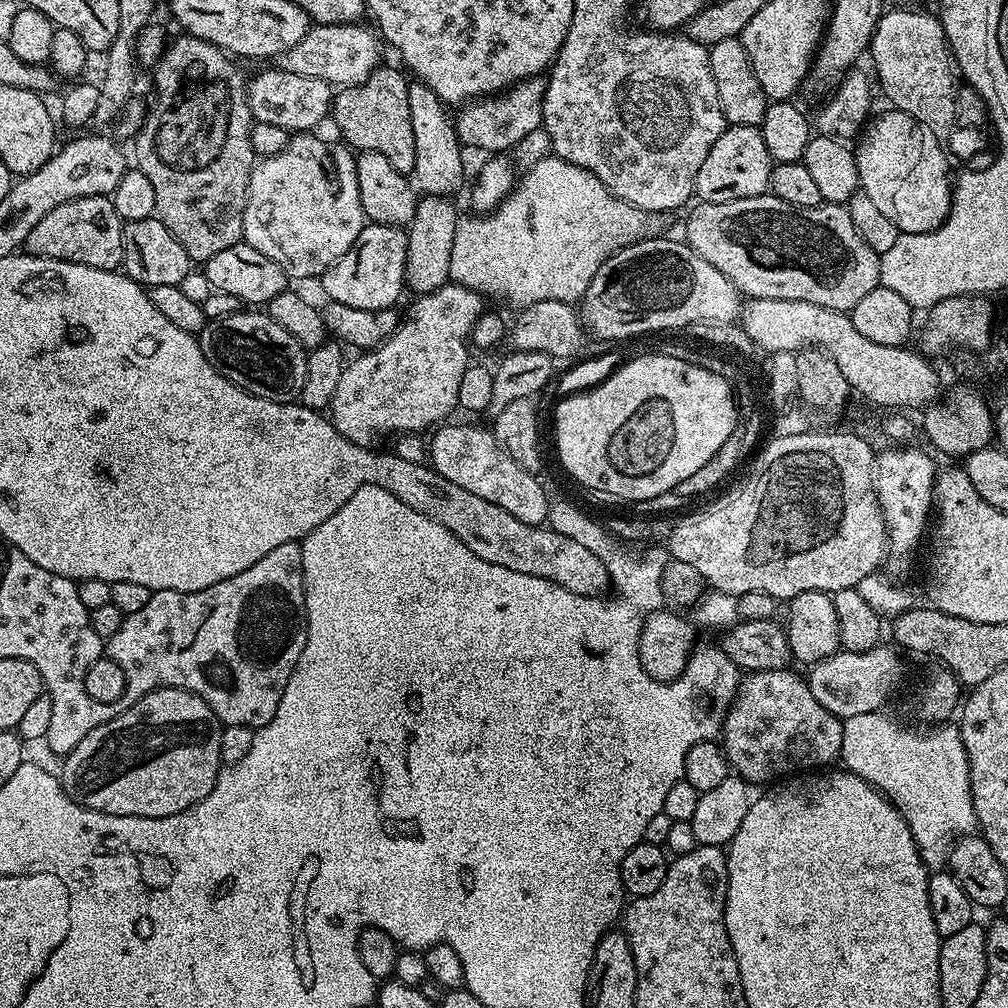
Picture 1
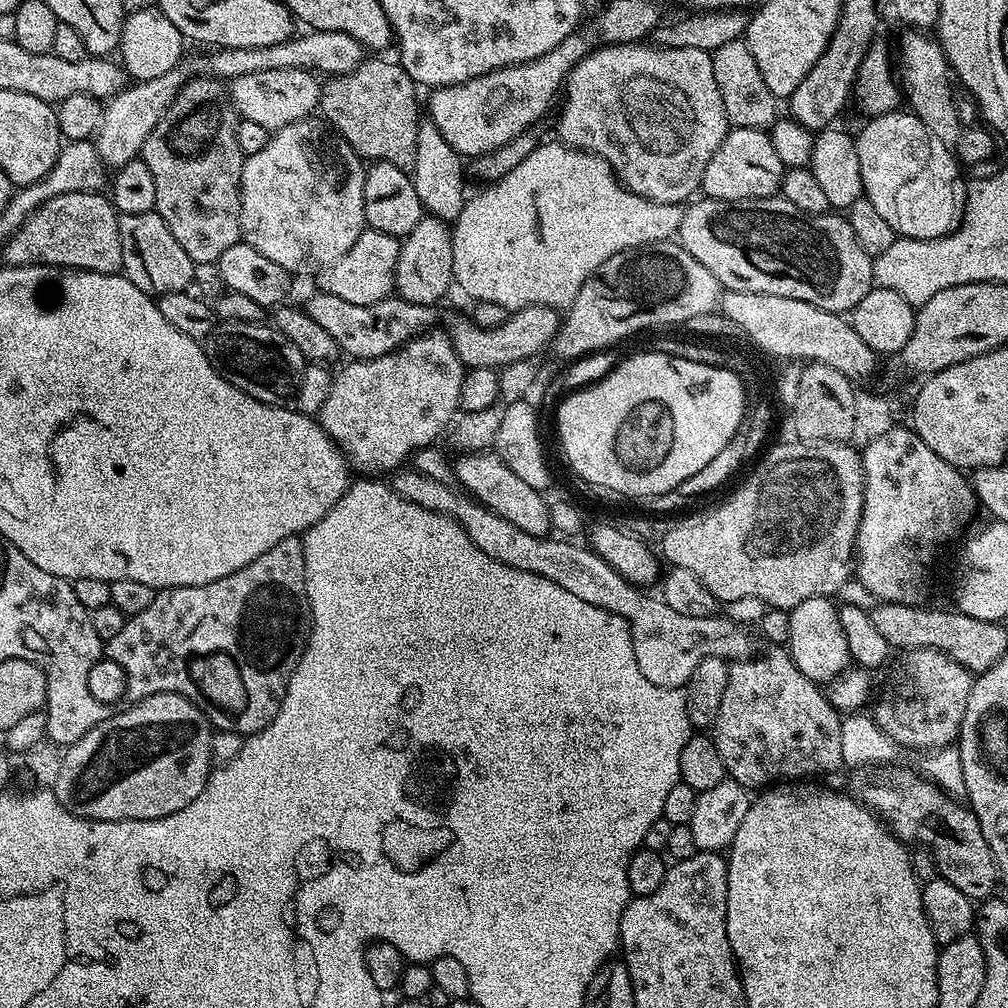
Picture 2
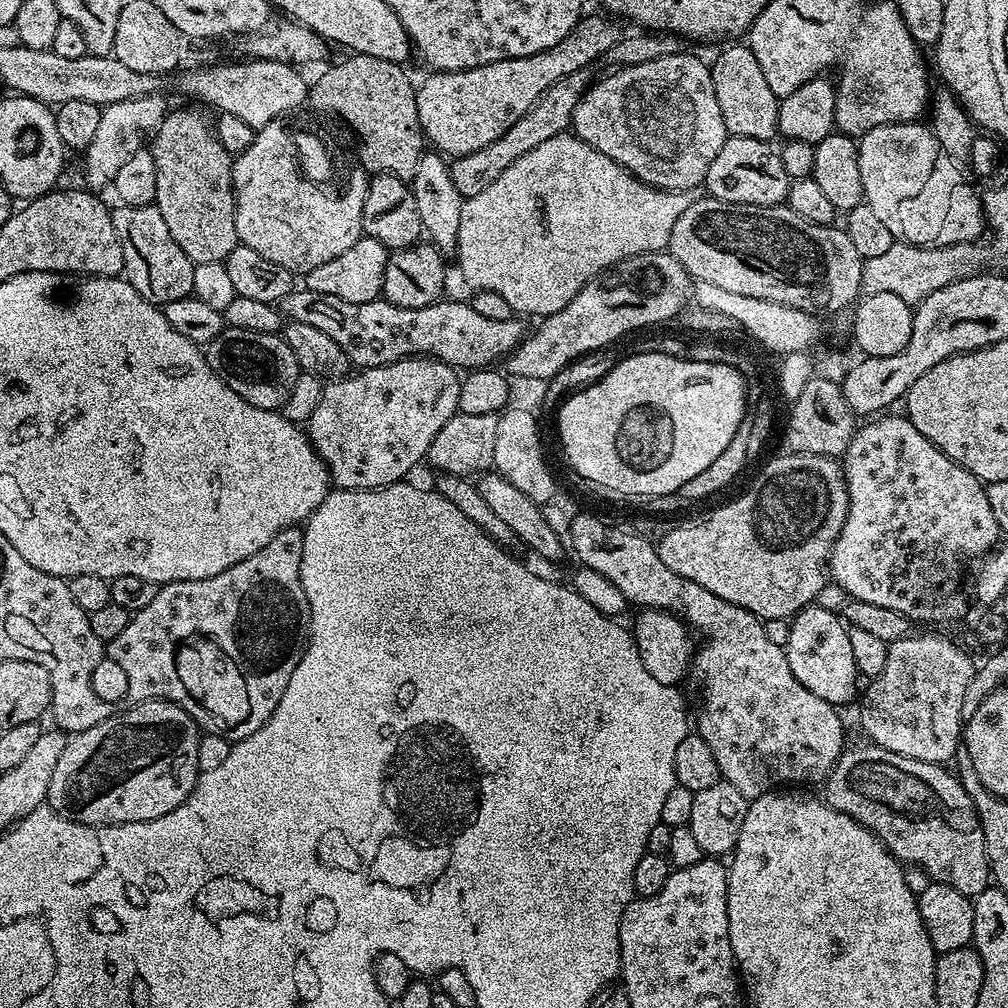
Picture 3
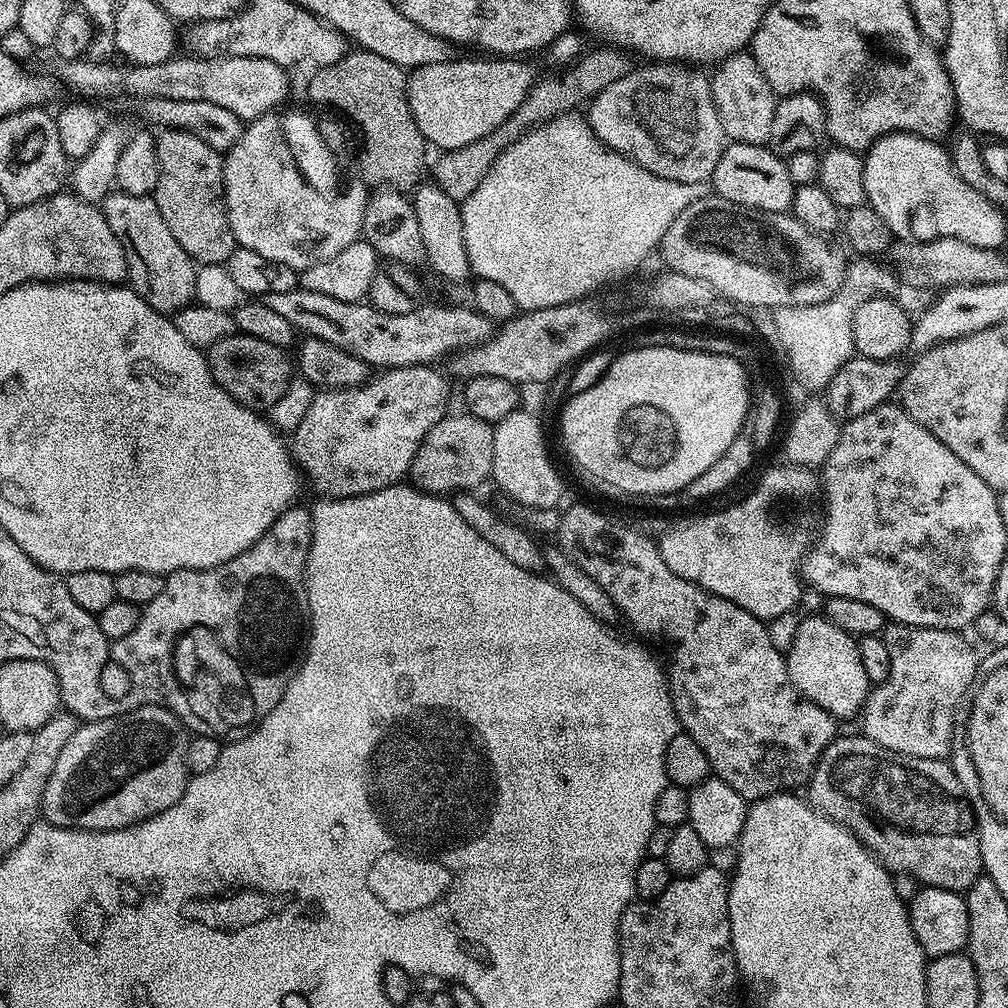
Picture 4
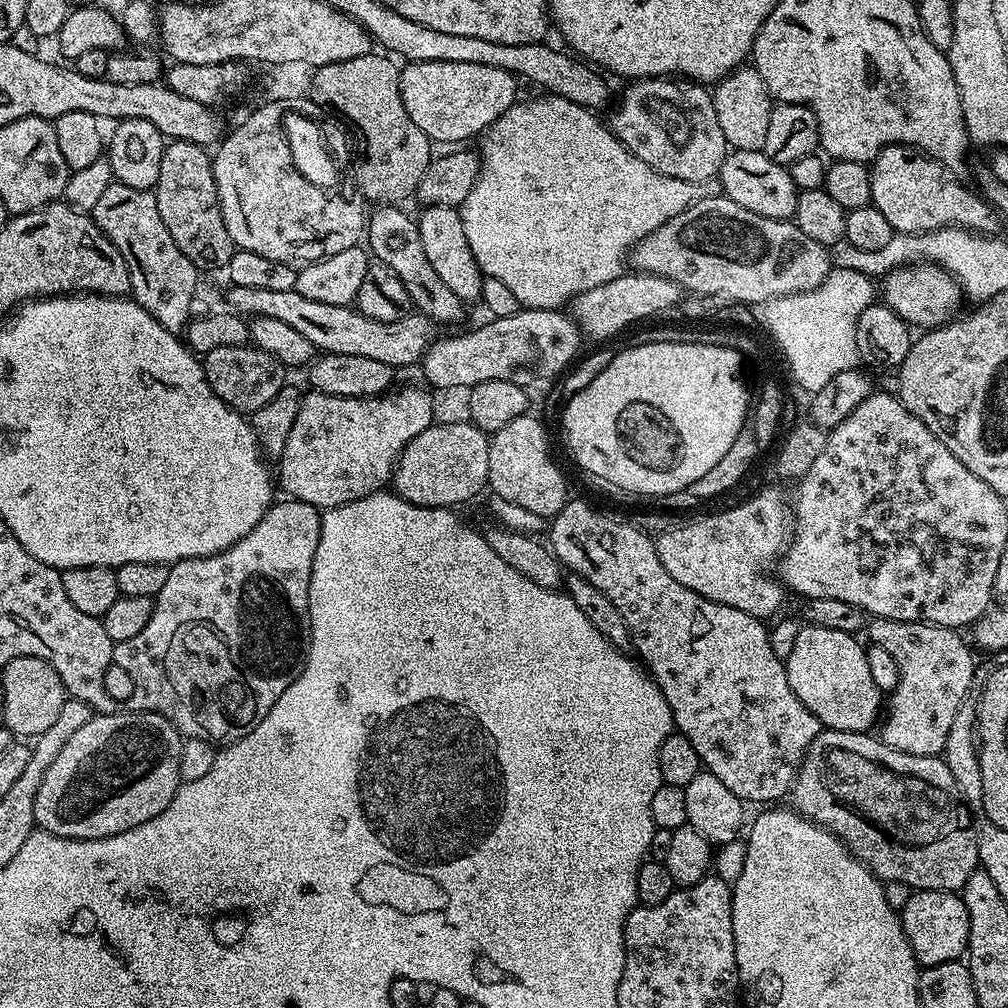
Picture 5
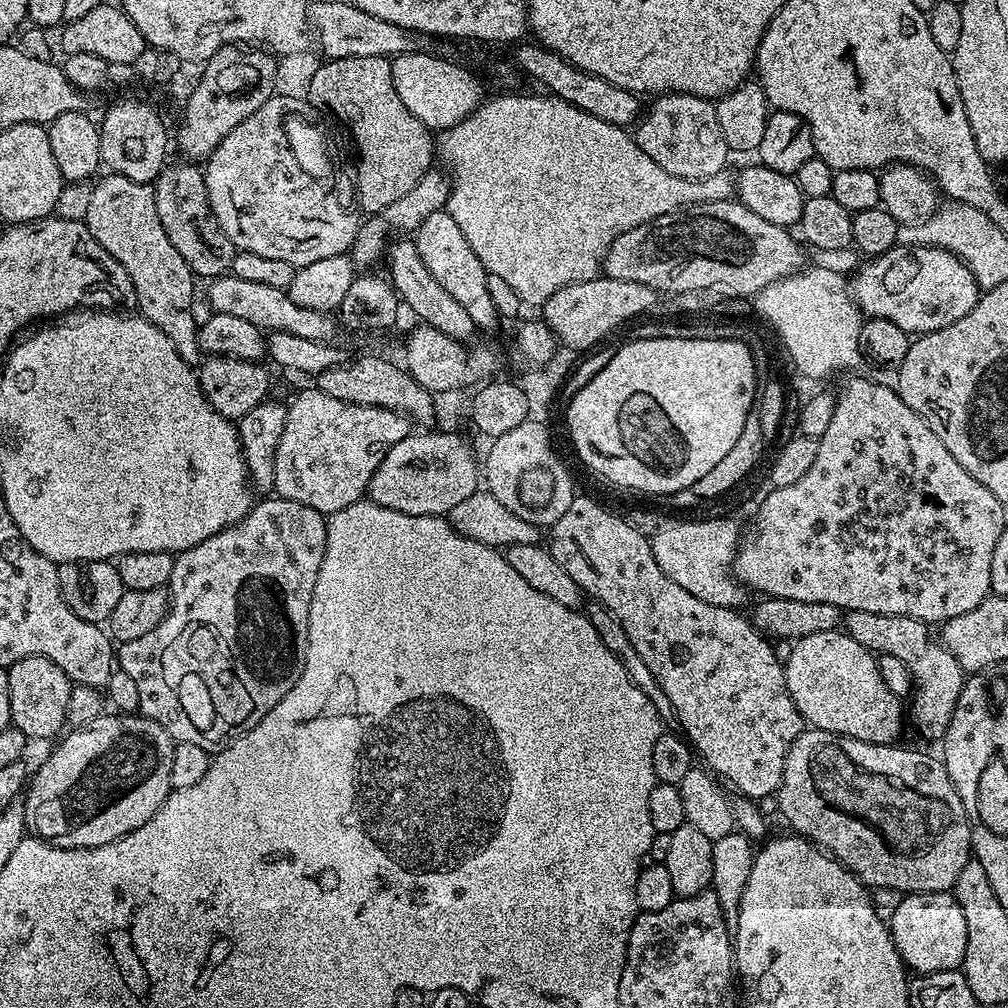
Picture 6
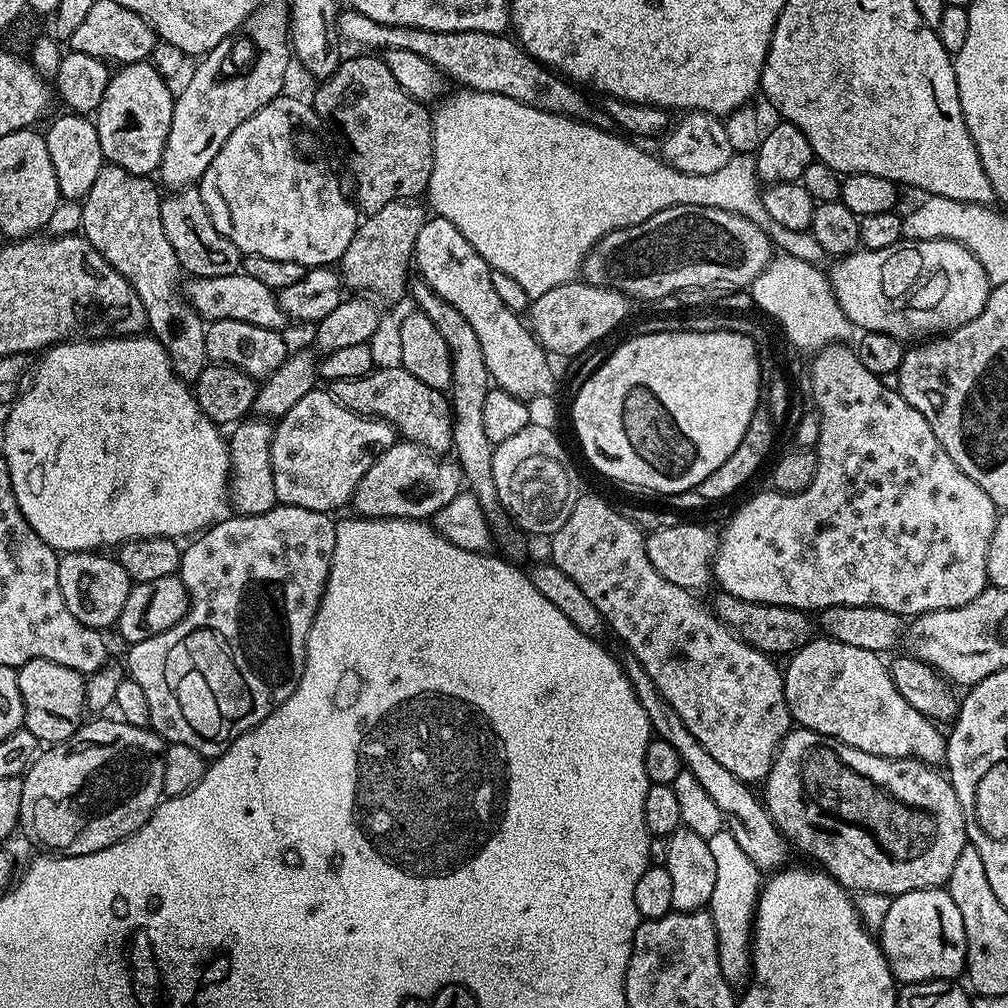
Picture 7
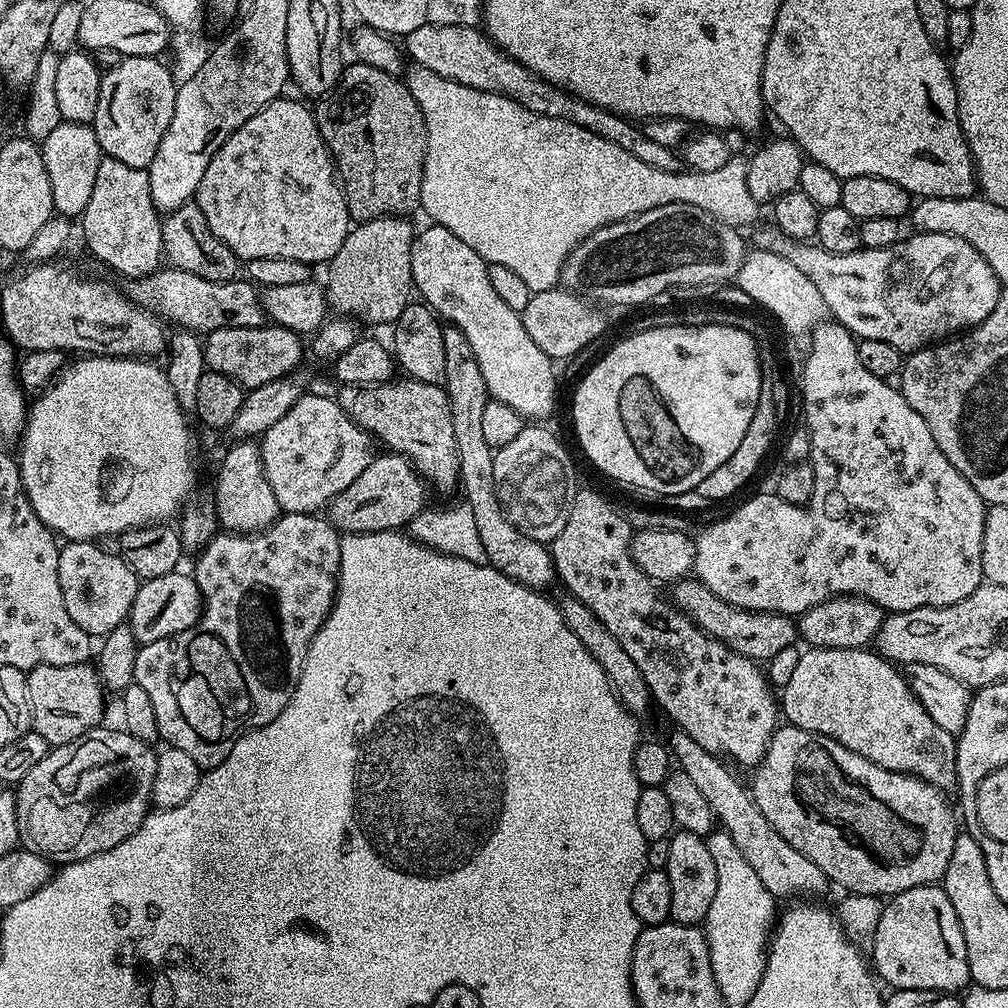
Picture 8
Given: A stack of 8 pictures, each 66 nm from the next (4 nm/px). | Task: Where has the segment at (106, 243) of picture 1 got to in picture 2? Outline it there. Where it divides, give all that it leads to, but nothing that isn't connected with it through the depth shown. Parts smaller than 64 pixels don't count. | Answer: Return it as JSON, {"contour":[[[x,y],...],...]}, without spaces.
{"contour":[[[67,192],[50,198],[40,208],[35,208],[26,222],[2,246],[3,263],[54,264],[57,268],[79,268],[82,272],[116,274],[124,267],[122,262],[122,238],[118,234],[120,216],[111,199],[100,192]]]}

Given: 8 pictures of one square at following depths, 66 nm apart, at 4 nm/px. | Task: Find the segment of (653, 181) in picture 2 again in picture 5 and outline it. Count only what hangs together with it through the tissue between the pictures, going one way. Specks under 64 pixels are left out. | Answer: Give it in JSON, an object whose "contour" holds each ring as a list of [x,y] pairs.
{"contour":[[[687,78],[637,80],[627,86],[620,105],[611,109],[610,127],[615,136],[646,166],[670,178],[713,179],[730,149],[718,126],[711,91]]]}

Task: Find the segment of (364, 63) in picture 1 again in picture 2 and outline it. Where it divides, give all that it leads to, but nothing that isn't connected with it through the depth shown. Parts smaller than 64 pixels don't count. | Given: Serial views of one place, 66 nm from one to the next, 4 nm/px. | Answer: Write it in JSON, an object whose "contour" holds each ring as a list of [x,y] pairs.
{"contour":[[[315,30],[305,33],[302,36],[297,35],[291,40],[283,40],[281,44],[275,44],[274,46],[221,48],[213,51],[212,60],[216,65],[210,69],[211,75],[221,82],[231,82],[242,74],[254,74],[258,70],[301,68],[304,71],[324,72],[323,75],[333,76],[356,68],[364,58],[363,45],[348,34],[342,34],[340,31]]]}

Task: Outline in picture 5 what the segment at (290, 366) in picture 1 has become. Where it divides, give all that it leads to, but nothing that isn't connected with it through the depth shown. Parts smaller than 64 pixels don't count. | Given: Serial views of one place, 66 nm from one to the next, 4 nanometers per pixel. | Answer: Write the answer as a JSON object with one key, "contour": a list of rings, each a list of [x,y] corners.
{"contour":[[[239,344],[238,346],[218,346],[214,350],[203,353],[202,363],[206,382],[230,406],[235,412],[241,414],[251,414],[257,412],[278,390],[286,387],[286,369],[283,364],[279,364],[266,350],[248,344]]]}

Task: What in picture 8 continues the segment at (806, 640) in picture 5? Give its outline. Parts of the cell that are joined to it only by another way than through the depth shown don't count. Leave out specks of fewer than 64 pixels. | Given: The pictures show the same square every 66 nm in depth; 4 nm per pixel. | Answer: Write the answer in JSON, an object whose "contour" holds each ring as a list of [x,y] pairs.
{"contour":[[[809,647],[804,651],[808,652],[797,658],[784,684],[782,716],[787,723],[834,738],[834,742],[846,746],[846,750],[854,750],[854,754],[862,754],[862,758],[870,758],[870,762],[878,762],[878,766],[886,770],[910,772],[941,790],[955,789],[956,737],[942,730],[942,726],[922,710],[922,702],[914,698],[897,665],[868,648]]]}

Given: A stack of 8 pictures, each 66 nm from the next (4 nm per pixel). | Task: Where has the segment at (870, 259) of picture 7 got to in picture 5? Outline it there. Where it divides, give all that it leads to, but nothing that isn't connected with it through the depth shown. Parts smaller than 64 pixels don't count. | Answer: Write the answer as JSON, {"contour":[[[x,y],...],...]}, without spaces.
{"contour":[[[917,262],[906,264],[902,268],[894,268],[883,277],[882,300],[910,326],[915,326],[917,329],[920,327],[920,330],[931,330],[949,323],[961,311],[959,308],[962,289],[951,272],[940,268],[937,264]]]}

